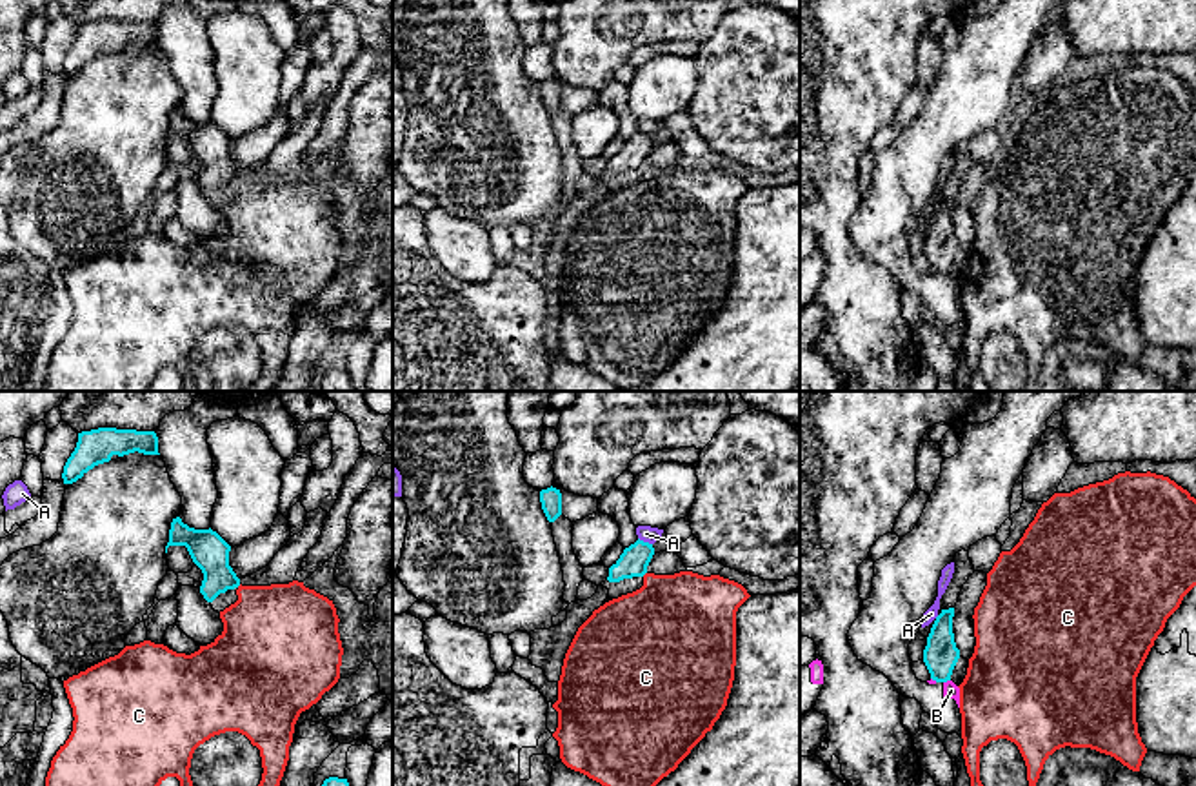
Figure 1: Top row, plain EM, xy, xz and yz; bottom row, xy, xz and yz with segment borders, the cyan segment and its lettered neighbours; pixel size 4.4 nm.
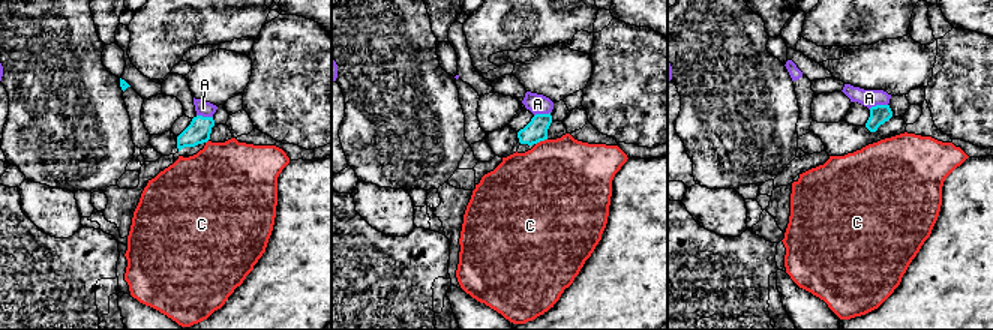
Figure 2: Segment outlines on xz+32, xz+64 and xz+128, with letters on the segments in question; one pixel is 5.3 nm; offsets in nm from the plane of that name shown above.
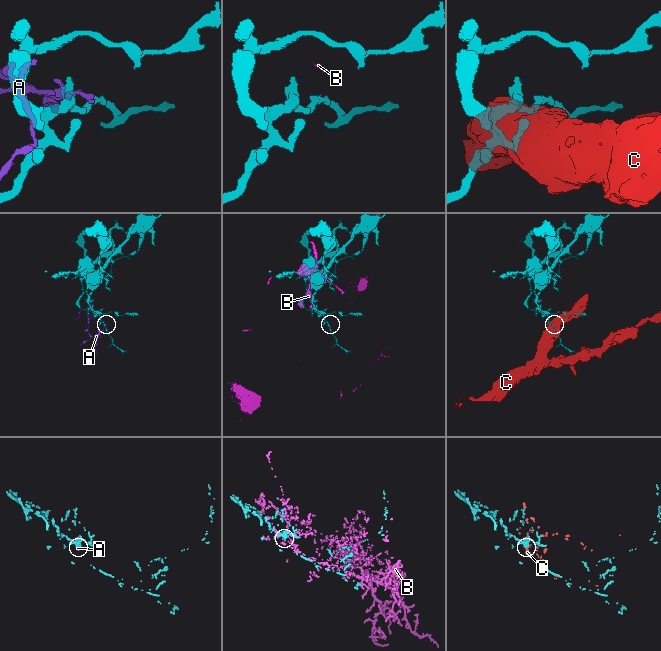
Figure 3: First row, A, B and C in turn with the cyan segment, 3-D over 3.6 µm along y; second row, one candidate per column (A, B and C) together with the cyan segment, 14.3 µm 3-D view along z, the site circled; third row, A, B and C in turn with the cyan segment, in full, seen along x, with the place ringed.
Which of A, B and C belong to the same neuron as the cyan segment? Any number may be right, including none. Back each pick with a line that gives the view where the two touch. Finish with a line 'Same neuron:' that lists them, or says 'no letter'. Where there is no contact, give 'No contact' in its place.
Same neuron: no letter

